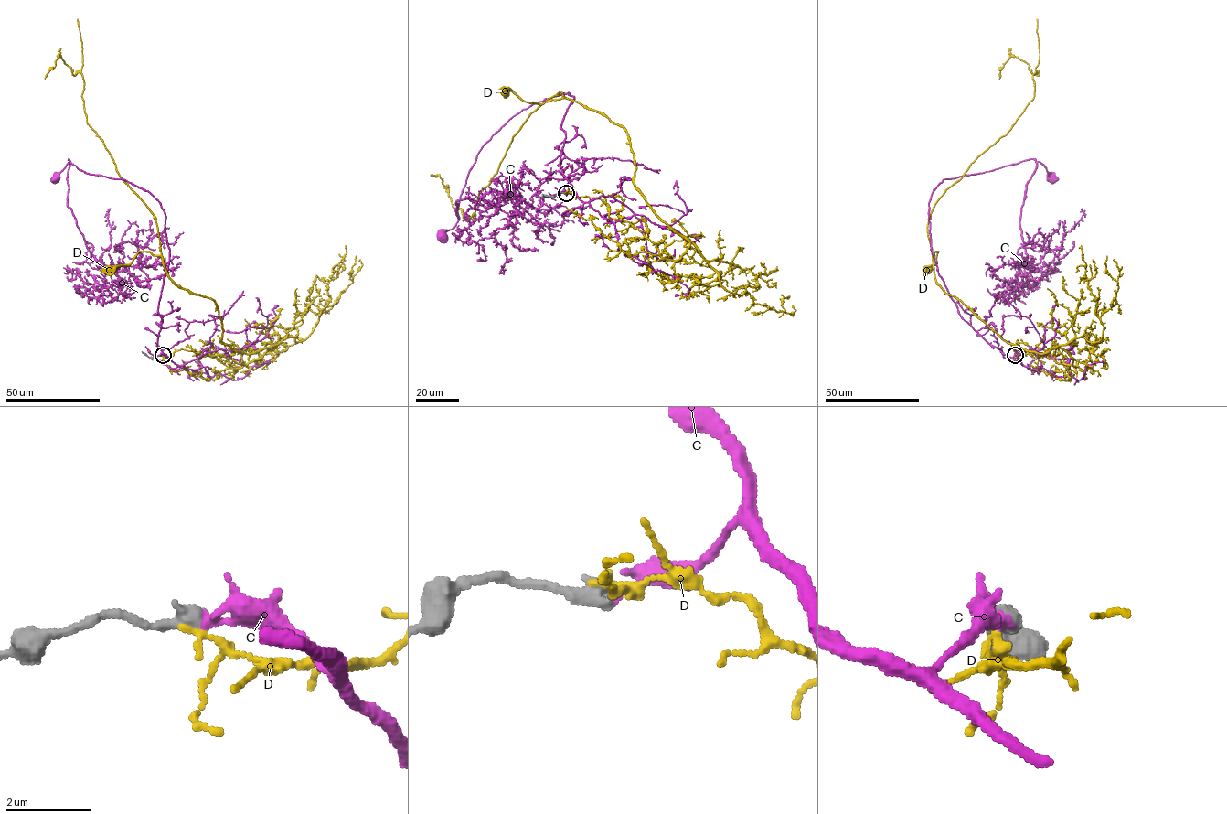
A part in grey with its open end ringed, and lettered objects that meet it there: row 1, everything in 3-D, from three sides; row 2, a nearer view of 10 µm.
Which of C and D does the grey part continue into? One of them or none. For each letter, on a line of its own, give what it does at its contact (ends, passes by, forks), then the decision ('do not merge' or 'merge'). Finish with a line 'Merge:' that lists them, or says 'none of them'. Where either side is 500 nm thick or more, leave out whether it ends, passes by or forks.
C: it passes by; merge
D: it passes by; do not merge
Merge: C

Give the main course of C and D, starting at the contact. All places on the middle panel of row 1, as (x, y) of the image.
C: (566, 193), (572, 186), (560, 156), (570, 92), (520, 111), (483, 145), (460, 197), (458, 220), (441, 237)
D: (566, 193), (601, 199), (662, 257), (677, 260), (689, 245), (635, 186), (622, 127), (565, 98), (506, 92)

